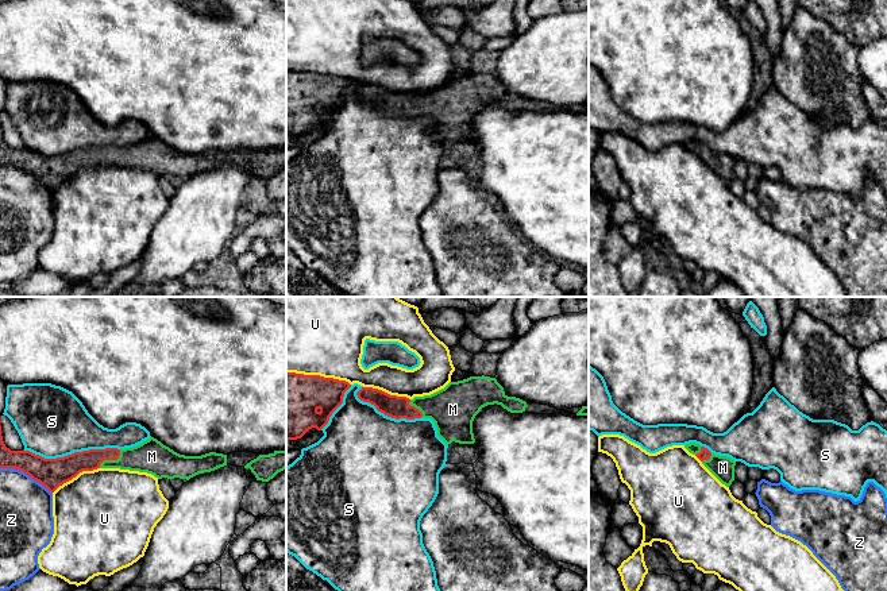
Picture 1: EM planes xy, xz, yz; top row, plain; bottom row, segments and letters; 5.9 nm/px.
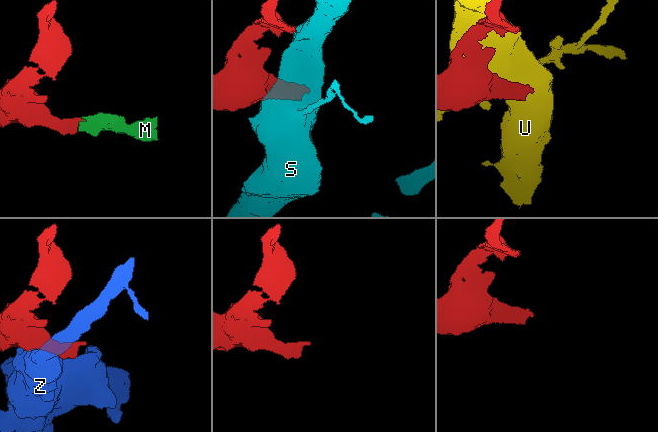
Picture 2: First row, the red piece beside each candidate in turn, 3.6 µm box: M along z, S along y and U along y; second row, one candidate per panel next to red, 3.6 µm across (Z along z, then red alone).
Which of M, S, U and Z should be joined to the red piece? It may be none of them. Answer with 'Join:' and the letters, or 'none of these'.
Join: M

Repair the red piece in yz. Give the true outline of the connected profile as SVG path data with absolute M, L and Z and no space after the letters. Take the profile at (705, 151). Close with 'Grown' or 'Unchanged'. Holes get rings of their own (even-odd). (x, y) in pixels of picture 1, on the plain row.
M695 140L686 142L684 146L695 152L722 182L726 185L732 182L734 178L734 158L728 154L714 152L707 146Z. Grown

